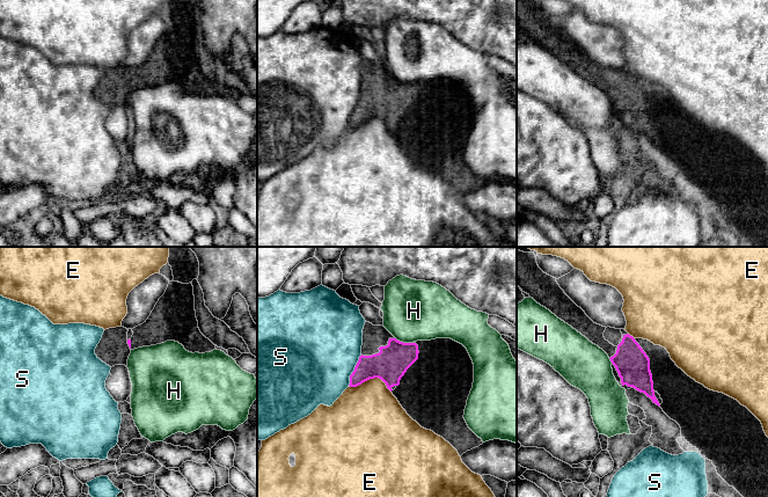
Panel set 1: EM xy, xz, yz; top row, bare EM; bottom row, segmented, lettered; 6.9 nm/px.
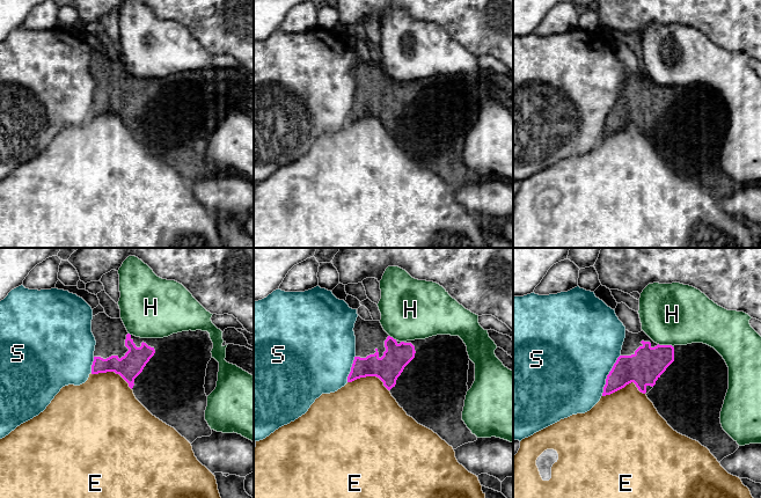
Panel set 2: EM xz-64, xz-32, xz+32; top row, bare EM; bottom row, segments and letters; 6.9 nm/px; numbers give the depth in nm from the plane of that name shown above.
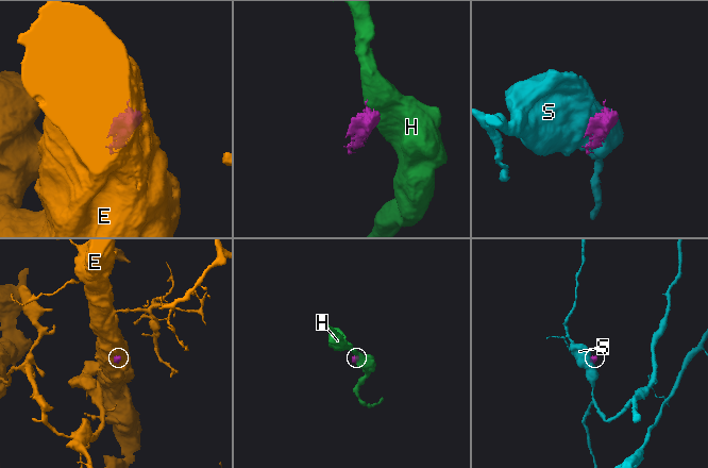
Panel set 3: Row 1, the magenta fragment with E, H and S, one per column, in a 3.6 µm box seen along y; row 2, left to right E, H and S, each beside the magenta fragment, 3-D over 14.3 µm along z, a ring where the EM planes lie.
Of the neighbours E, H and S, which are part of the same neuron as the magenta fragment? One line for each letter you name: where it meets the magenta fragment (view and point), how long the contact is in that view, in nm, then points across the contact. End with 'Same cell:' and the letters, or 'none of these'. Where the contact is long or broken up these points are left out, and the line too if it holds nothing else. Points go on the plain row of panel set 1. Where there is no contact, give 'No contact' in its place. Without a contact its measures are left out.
Same cell: none of these

